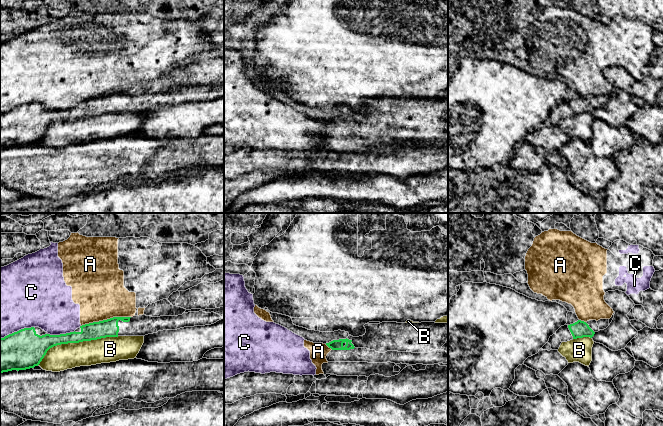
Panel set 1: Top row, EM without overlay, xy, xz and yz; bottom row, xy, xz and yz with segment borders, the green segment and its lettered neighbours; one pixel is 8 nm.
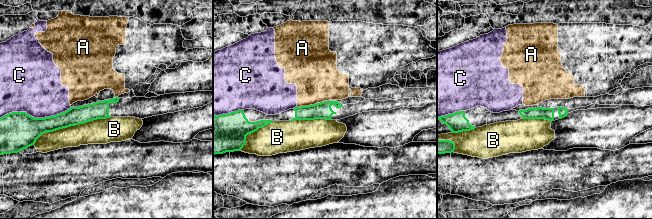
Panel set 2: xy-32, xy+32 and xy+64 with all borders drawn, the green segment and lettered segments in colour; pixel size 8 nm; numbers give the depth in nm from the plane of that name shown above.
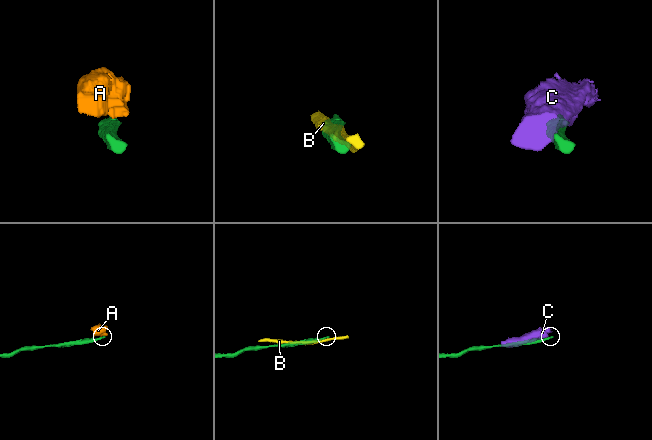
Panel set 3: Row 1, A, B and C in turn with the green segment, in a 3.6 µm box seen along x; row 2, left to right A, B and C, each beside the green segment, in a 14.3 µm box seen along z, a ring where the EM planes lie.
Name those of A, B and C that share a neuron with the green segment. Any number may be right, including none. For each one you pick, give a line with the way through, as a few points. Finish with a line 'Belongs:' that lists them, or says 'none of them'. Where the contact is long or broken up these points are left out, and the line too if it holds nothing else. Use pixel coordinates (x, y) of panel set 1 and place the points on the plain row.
Belongs: none of them

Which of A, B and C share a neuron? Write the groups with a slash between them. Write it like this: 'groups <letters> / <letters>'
groups A C / B

